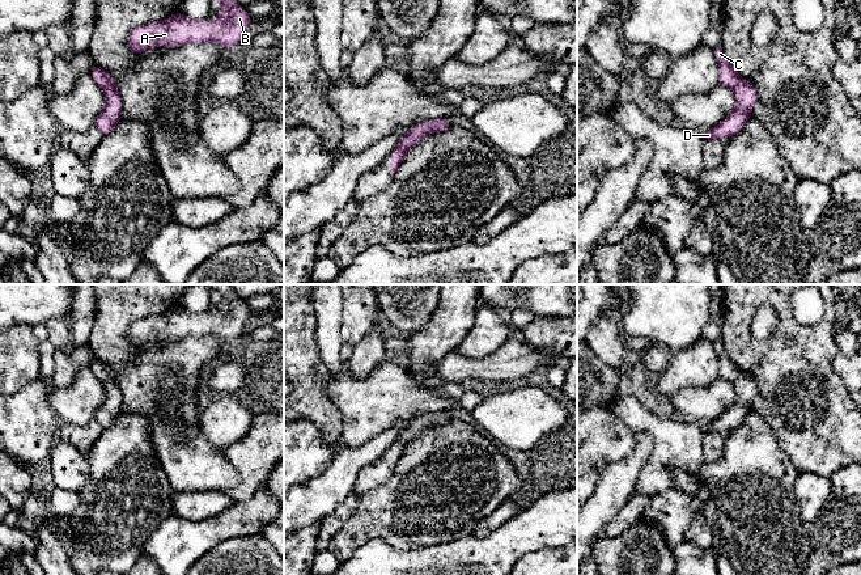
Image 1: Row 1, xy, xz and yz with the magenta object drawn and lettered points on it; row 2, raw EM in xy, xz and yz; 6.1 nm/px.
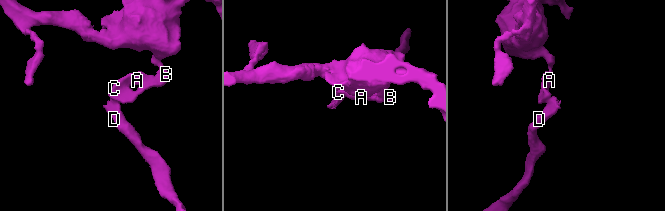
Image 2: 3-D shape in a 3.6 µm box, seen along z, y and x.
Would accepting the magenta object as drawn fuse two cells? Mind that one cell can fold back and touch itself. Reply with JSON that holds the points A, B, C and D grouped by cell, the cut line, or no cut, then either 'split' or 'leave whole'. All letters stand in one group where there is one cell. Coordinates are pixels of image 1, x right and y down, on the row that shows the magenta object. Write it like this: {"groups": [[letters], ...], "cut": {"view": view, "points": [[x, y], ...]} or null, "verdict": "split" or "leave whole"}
{"groups": [["A", "B", "C"], ["D"]], "cut": {"view": "xy", "points": [[102, 87], [113, 87], [115, 89]]}, "verdict": "split"}

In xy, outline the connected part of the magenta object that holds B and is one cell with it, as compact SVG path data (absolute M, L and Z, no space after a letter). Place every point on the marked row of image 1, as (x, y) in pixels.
M221 0L219 17L209 25L204 20L188 20L182 12L170 18L135 28L128 35L128 48L141 55L152 46L179 47L187 42L215 42L224 50L243 41L243 31L251 24L247 10L234 0Z

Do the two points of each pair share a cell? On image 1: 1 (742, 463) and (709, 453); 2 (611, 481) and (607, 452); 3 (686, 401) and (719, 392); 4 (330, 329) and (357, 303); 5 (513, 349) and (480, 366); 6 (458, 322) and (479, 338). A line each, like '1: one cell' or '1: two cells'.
1: two cells
2: two cells
3: one cell
4: two cells
5: one cell
6: two cells

